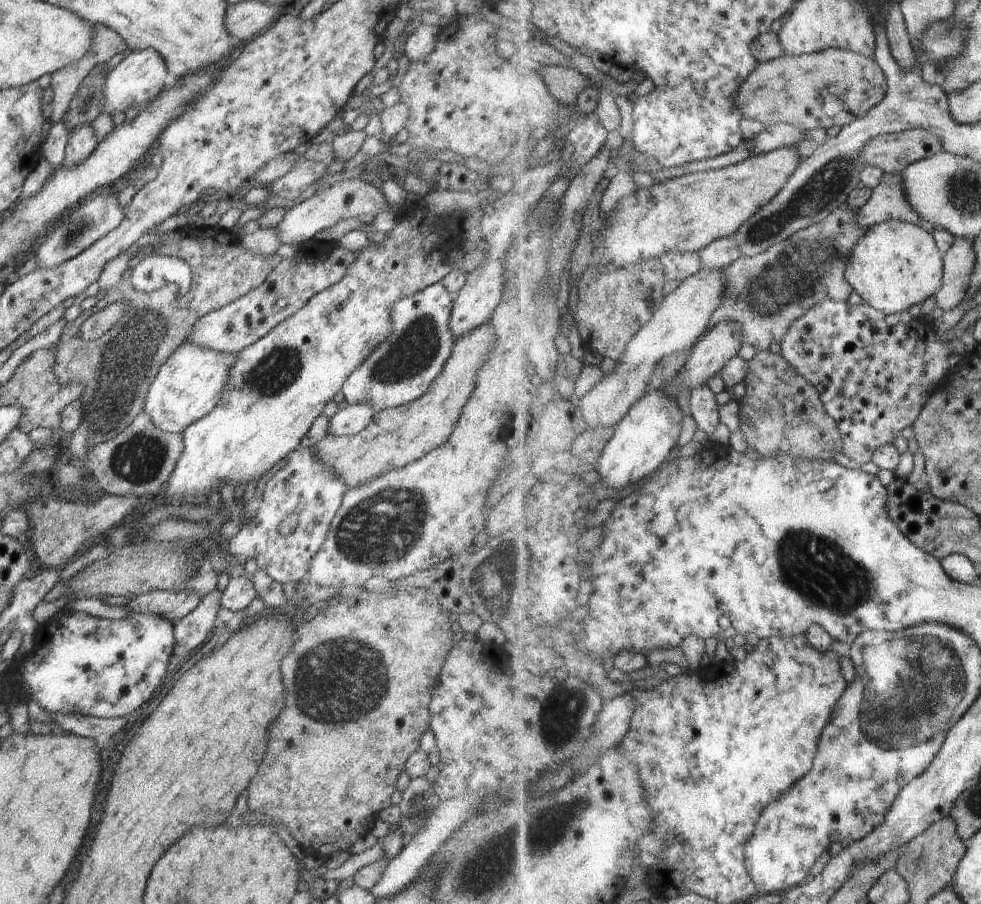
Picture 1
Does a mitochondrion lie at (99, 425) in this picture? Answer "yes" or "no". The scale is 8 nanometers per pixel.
yes

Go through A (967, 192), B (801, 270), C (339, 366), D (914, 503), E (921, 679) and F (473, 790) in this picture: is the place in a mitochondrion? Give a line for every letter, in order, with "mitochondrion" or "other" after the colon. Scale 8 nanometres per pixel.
A: mitochondrion
B: mitochondrion
C: other
D: other
E: mitochondrion
F: other

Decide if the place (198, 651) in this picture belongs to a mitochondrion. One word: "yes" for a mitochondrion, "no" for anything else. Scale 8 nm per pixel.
no

